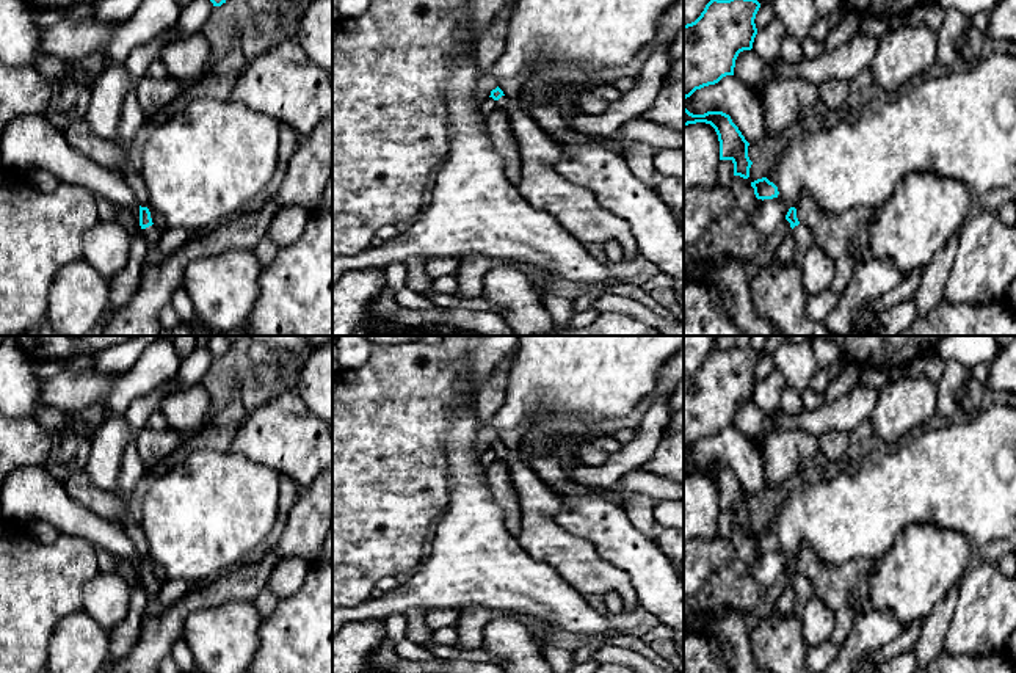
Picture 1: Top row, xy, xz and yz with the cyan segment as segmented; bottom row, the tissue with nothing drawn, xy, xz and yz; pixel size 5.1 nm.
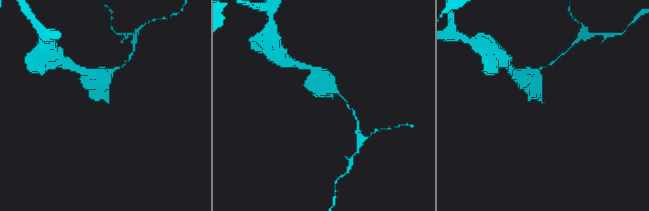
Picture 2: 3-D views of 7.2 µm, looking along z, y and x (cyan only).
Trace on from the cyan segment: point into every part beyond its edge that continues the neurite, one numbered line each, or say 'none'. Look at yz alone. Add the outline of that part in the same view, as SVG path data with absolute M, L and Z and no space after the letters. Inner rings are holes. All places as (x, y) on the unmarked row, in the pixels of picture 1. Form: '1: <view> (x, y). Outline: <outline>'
1: yz (803, 587). Outline: M800 574L792 580L792 587L796 593L796 602L801 607L806 601L815 598L815 588L809 577Z

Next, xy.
1: xy (152, 584). Outline: M155 576L143 580L143 587L144 587L151 602L155 602L155 596L157 596L163 582L165 582L163 577L155 577Z

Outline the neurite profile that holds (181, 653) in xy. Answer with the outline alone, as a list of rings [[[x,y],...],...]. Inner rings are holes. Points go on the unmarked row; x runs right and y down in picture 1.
[[[179,638],[172,645],[171,657],[177,664],[180,673],[191,673],[194,670],[193,654],[183,638]]]

